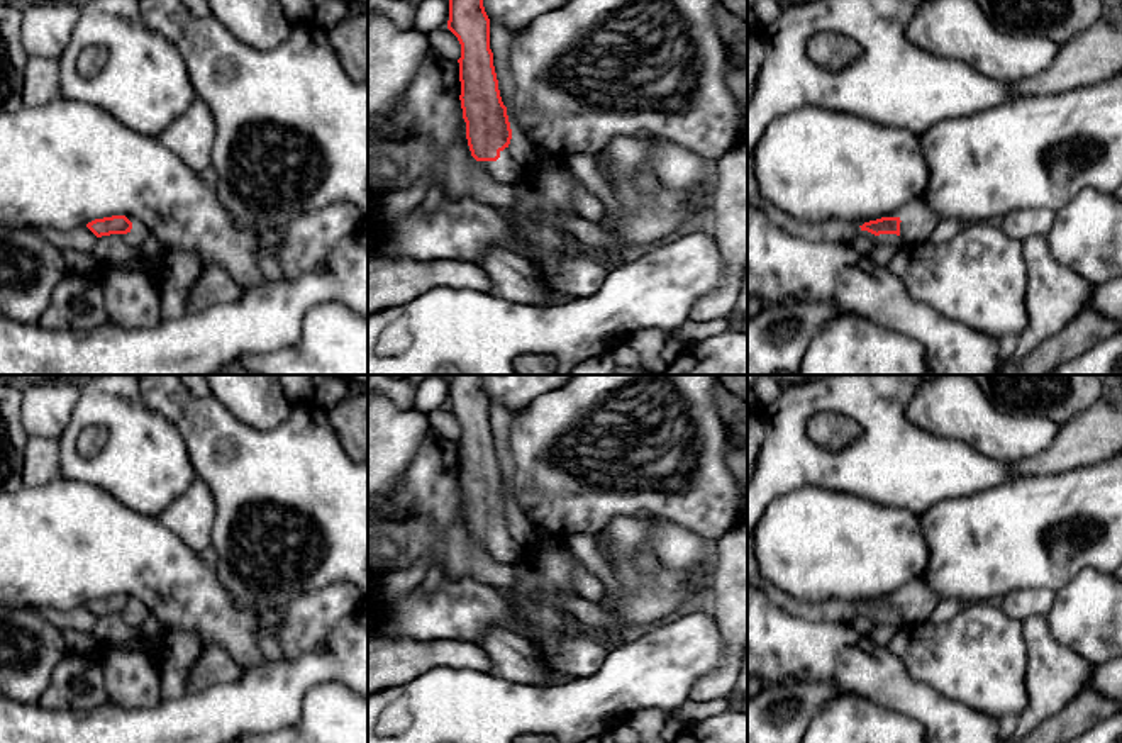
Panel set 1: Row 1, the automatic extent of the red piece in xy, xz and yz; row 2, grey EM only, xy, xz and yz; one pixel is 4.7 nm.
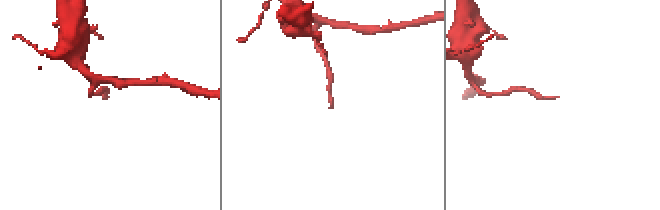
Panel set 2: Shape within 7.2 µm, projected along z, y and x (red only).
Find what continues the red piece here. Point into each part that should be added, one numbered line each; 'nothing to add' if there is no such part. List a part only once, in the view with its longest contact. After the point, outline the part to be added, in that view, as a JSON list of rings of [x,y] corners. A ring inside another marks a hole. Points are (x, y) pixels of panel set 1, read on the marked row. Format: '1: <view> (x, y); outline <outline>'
1: xz (505, 168); outline [[[508,146],[500,151],[500,158],[497,161],[480,161],[481,168],[485,168],[497,182],[514,183],[519,176],[520,158]]]

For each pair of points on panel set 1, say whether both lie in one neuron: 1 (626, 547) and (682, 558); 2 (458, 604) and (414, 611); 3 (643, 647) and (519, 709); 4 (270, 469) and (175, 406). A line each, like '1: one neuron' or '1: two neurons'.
1: one neuron
2: one neuron
3: one neuron
4: one neuron

